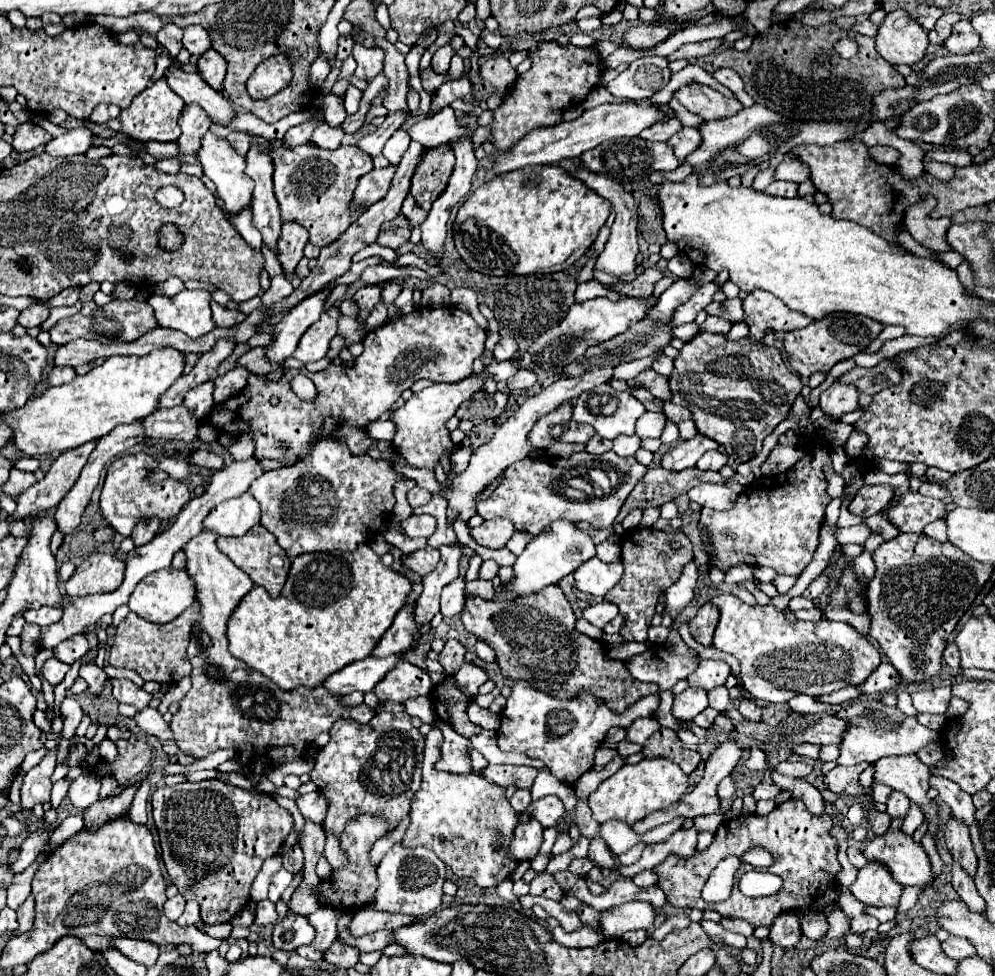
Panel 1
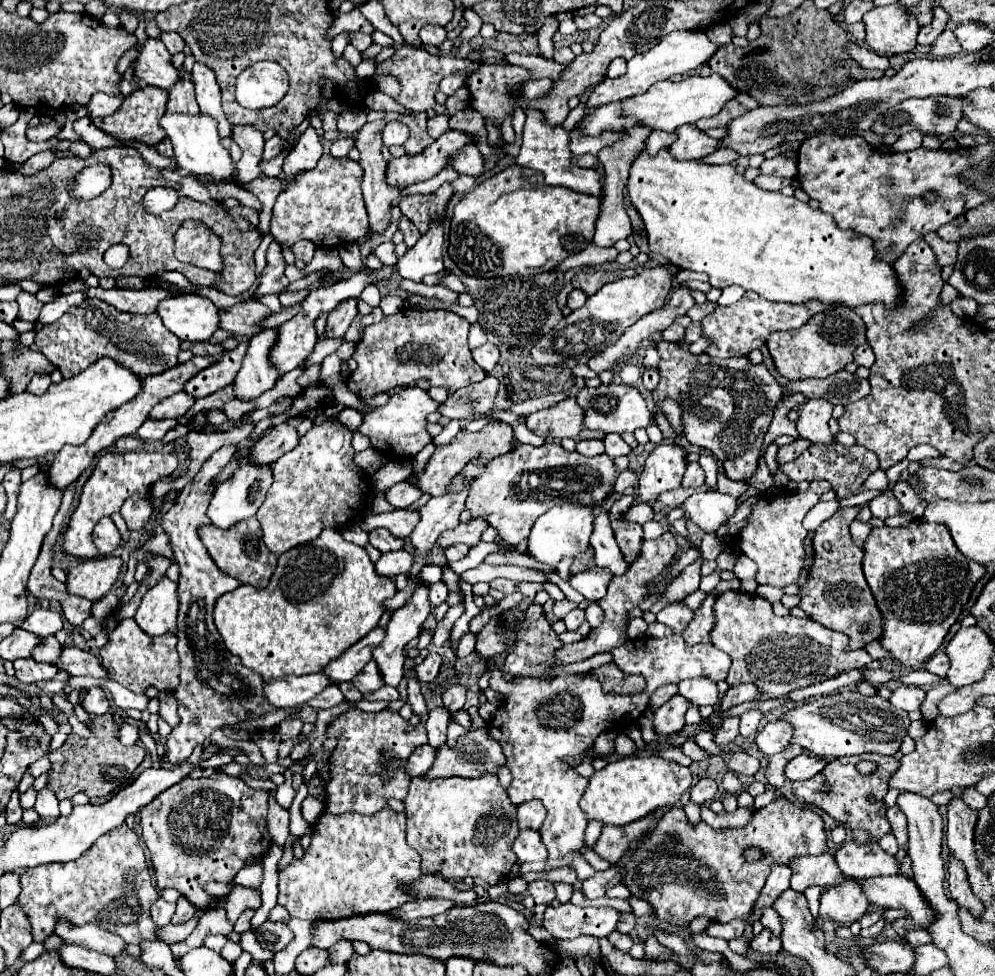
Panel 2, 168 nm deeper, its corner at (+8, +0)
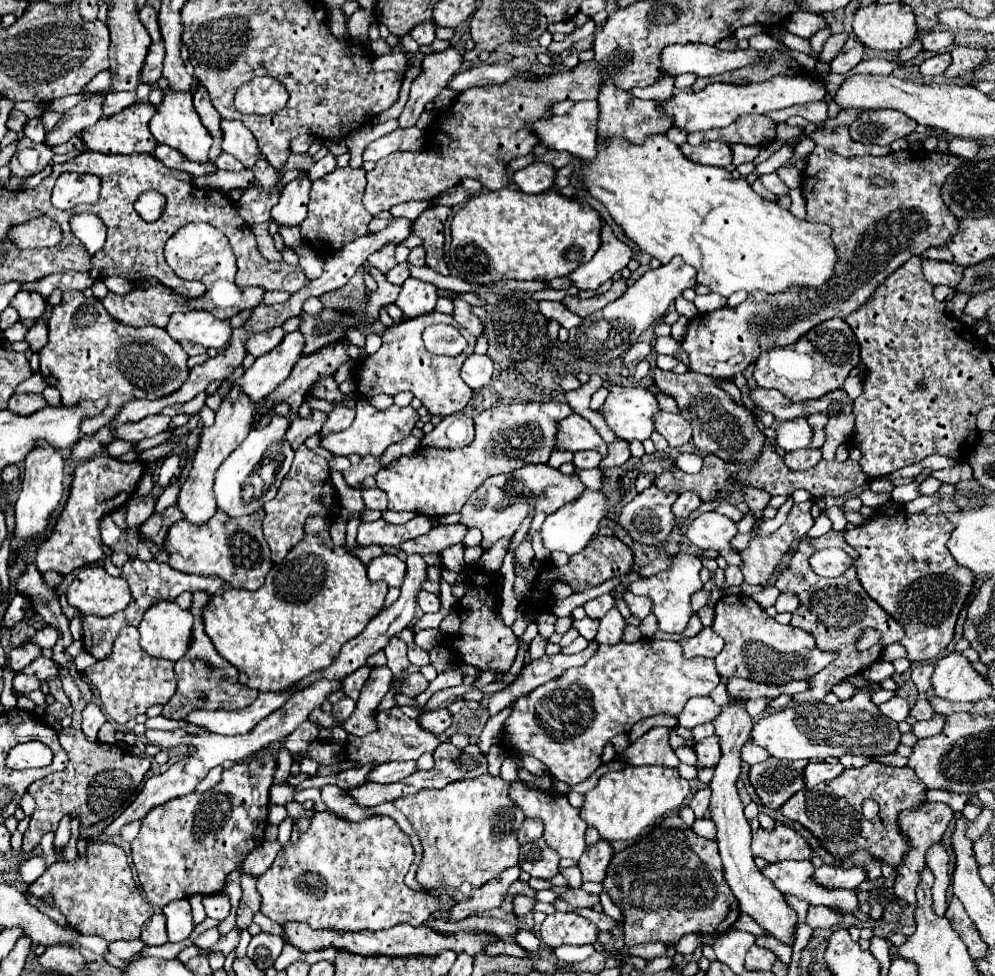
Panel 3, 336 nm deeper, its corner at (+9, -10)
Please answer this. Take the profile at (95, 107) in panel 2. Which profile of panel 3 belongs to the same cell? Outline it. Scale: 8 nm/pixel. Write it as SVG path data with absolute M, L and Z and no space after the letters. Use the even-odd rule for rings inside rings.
M111 92L103 102L103 116L113 116L123 108L135 104L135 92Z

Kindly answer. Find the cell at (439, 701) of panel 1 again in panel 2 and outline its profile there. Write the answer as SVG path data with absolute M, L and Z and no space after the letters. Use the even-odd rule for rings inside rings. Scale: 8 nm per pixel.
M450 720L449 726L447 728L447 744L449 746L454 746L456 744L456 738L466 734L467 730L460 726L454 720Z

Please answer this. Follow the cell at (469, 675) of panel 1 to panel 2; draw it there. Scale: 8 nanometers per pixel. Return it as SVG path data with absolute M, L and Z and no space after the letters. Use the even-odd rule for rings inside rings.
M458 684L448 686L442 694L442 702L444 702L444 708L448 708L450 714L456 714L458 710L462 710L462 706L466 702L466 688L462 688Z

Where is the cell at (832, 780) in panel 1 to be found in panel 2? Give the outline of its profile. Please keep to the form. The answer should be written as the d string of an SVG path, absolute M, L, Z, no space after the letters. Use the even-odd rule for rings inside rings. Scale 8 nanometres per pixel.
M862 754L862 756L844 756L832 760L820 774L812 776L810 780L792 782L792 792L800 802L814 804L830 814L840 826L850 830L868 830L874 838L882 838L890 832L890 822L886 818L884 796L888 792L888 782L892 774L900 768L900 760L894 756L880 756L880 754ZM860 760L874 760L878 762L878 770L872 776L862 776L856 772L856 762ZM874 794L876 802L870 802L866 796Z

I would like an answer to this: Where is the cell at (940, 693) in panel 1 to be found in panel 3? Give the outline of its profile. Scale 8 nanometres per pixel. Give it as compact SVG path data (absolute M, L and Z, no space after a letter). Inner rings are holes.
M893 696L889 702L881 704L879 710L885 716L889 716L891 720L895 720L895 722L903 722L909 716L909 712L911 712L911 704L909 704L909 700L905 700L901 696Z

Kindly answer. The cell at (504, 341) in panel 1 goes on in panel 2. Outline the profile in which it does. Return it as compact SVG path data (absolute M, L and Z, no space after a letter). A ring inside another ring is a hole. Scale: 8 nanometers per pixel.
M486 342L480 348L472 350L472 358L484 372L490 372L498 364L498 348L494 344Z

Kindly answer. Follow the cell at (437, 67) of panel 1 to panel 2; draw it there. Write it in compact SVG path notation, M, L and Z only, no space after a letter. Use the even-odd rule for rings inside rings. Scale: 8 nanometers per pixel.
M424 26L424 28L420 30L420 40L422 40L424 44L438 46L444 38L446 38L446 30L440 28L440 26Z

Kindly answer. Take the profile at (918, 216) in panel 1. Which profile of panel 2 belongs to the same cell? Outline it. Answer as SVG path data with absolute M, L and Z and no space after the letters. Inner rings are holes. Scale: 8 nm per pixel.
M926 234L924 240L932 248L938 266L954 266L956 256L958 256L958 244L956 242L940 242L938 234Z

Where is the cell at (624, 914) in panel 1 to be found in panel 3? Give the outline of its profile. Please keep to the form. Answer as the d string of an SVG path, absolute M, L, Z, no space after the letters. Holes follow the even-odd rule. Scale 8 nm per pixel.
M555 912L545 918L541 924L541 940L549 948L557 948L561 944L595 944L599 936L599 928L579 916L579 914L565 914L565 912Z

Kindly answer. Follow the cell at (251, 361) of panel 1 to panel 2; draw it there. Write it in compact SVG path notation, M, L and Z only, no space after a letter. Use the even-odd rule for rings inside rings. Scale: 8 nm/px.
M246 342L238 344L232 352L224 352L224 356L218 364L214 364L208 370L202 370L200 374L196 374L196 378L192 378L184 386L186 394L190 394L194 398L204 398L204 396L210 396L212 392L224 388L226 384L232 384L232 378L236 378L240 366L242 366L246 346L248 346Z

